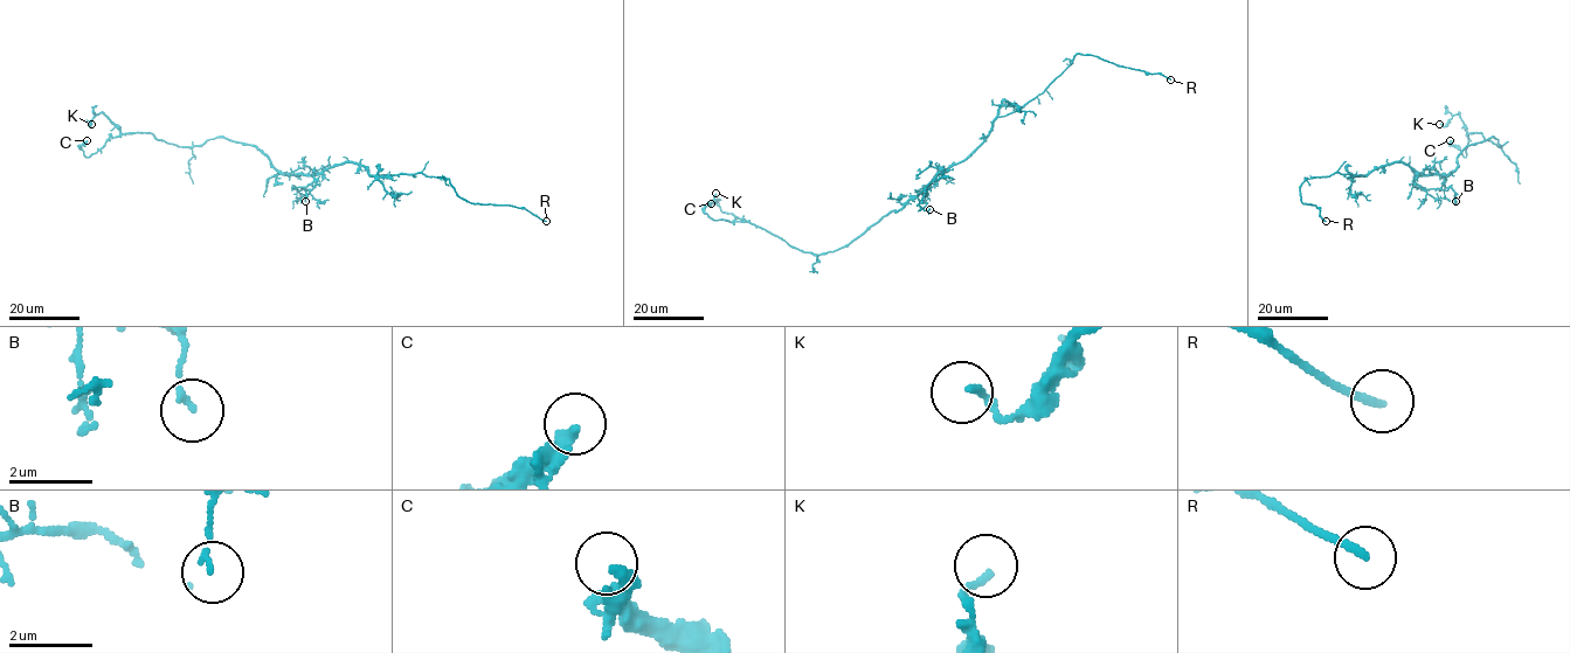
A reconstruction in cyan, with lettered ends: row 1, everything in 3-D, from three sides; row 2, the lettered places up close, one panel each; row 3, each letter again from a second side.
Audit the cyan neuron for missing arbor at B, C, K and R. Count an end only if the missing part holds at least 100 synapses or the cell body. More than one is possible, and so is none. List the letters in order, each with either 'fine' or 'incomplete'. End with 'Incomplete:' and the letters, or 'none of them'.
B: fine
C: fine
K: fine
R: incomplete
Incomplete: R

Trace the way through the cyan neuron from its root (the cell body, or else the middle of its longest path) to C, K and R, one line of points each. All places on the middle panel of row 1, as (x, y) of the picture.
C: (935, 176), (900, 209), (823, 254), (793, 248), (746, 222), (711, 219), (705, 212), (711, 203)
K: (935, 176), (900, 209), (823, 254), (803, 252), (724, 213), (716, 193)
R: (935, 176), (962, 161), (997, 117), (1034, 99), (1077, 54), (1170, 80)

